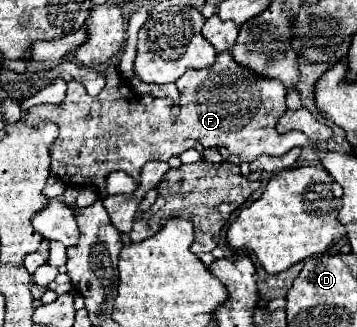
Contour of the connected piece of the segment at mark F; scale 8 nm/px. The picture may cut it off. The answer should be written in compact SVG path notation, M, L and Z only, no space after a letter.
M229 51L219 53L215 63L197 69L197 71L187 71L177 83L179 87L179 115L171 119L171 109L173 101L169 99L153 99L149 105L139 105L135 99L125 97L125 83L119 81L119 71L115 65L107 67L107 85L105 89L97 95L91 97L87 95L85 87L71 79L67 87L67 97L65 103L61 105L35 105L27 111L27 119L53 119L59 125L59 137L51 145L51 173L55 173L63 183L71 183L75 187L95 187L97 189L97 199L105 199L105 179L113 171L123 171L131 175L137 183L141 177L141 169L147 161L169 161L171 157L181 155L187 149L193 149L197 141L209 149L209 147L227 147L229 153L241 157L241 161L253 161L253 157L259 155L283 155L291 151L293 147L309 147L309 139L299 133L299 131L289 131L285 135L279 135L275 125L280 117L287 110L285 85L281 81L257 77L253 71L245 69L243 65L237 65L233 61L233 55Z

